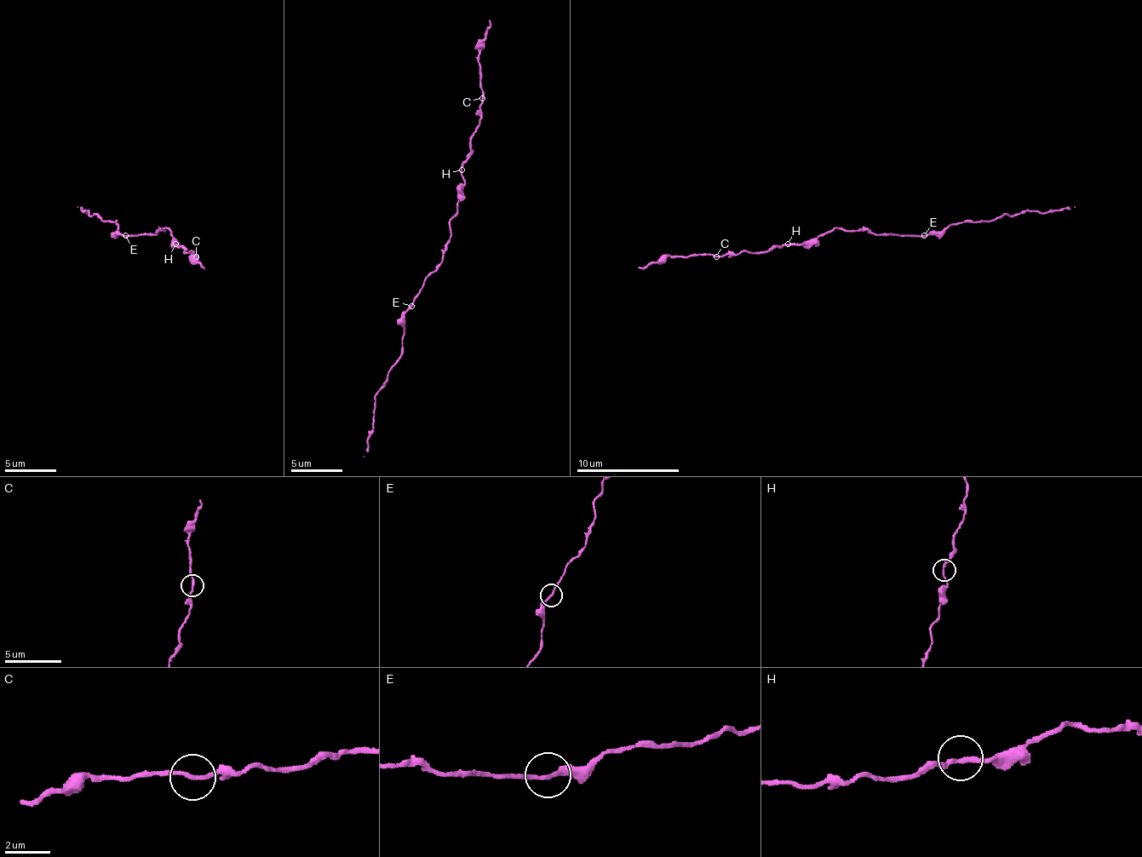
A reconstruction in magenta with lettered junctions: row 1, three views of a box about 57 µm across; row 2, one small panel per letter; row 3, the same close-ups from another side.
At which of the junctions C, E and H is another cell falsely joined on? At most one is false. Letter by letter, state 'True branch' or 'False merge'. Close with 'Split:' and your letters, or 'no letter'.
C: True branch
E: True branch
H: True branch
Split: no letter

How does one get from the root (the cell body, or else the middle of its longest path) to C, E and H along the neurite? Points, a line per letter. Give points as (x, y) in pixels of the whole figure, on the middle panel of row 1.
C: (446, 244), (449, 223), (459, 200), (461, 164), (469, 152), (469, 139), (479, 123), (482, 98)
E: (446, 244), (441, 264), (423, 282), (418, 298), (410, 306)
H: (446, 244), (449, 223), (459, 200), (461, 169)

